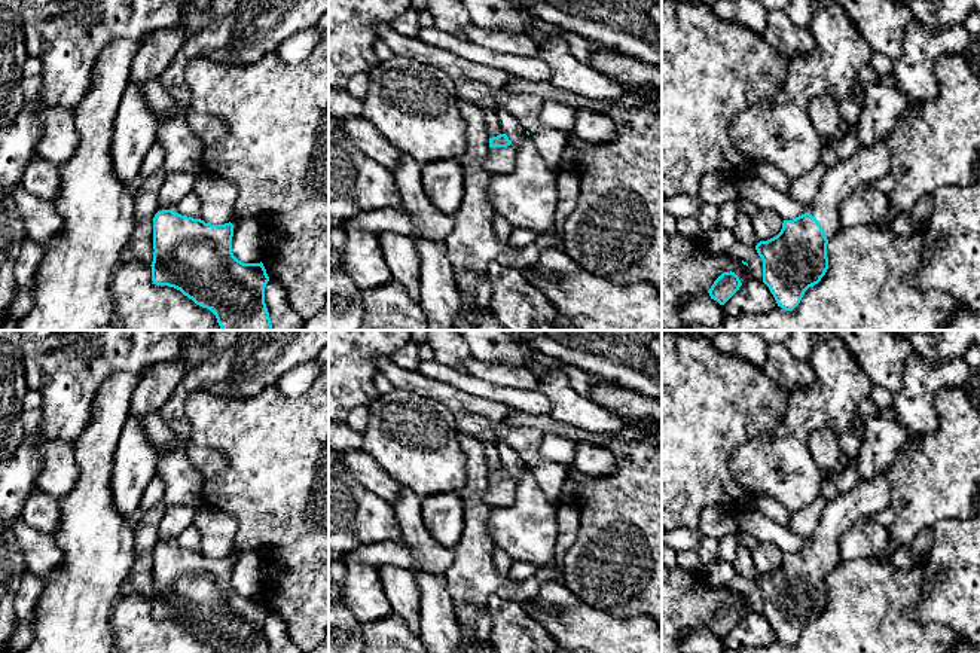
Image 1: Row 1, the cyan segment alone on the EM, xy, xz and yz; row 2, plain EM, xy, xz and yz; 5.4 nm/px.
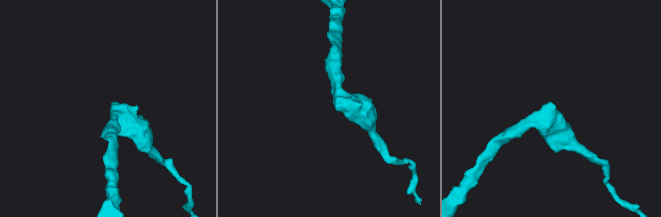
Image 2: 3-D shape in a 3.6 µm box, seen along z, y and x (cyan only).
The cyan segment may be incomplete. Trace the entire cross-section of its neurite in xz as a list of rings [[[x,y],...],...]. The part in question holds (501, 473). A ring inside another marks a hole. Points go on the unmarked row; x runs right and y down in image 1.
[[[506,467],[489,472],[485,501],[494,507],[510,507],[515,503],[516,485]]]

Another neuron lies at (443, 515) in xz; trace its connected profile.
[[[445,492],[424,498],[421,516],[433,540],[454,550],[464,528],[464,507],[460,492]]]

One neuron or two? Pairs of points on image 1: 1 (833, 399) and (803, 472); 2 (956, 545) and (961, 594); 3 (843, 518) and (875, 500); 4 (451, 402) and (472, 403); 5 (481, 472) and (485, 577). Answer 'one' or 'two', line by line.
1: one
2: one
3: one
4: one
5: one

